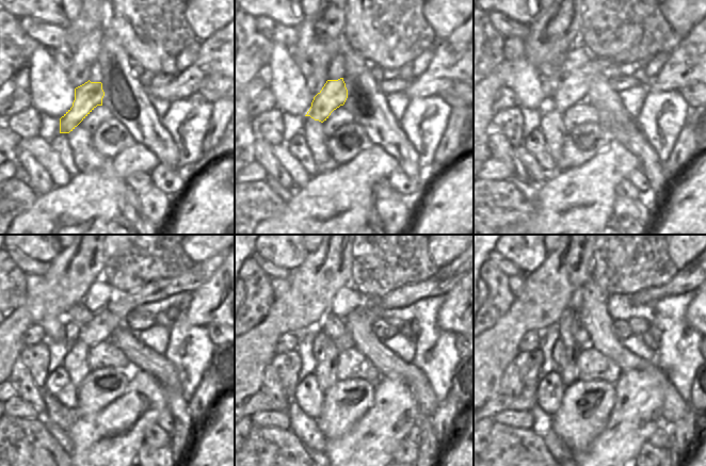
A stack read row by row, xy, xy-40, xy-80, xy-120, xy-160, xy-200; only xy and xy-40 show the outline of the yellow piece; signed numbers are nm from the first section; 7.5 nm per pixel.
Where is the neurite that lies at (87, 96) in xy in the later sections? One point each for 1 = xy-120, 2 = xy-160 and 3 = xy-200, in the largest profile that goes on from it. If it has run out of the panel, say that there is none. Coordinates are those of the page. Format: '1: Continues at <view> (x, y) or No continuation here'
1: Continues at xy-120 (102, 325)
2: Continues at xy-160 (446, 277)
3: Continues at xy-200 (690, 277).

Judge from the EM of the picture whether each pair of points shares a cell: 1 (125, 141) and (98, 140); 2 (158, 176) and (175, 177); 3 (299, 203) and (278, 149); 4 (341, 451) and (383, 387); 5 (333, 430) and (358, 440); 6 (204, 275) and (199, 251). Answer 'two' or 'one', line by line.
1: one
2: one
3: two
4: one
5: two
6: two

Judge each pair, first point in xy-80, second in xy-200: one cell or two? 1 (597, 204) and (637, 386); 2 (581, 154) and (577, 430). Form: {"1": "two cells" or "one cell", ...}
{"1": "one cell", "2": "one cell"}

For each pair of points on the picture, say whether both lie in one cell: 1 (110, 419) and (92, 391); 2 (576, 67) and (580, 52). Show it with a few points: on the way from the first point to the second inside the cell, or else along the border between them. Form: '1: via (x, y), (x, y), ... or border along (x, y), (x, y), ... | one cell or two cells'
1: border along (123, 394), (100, 410), (79, 418) | two cells
2: via (576, 64), (578, 55) | one cell

